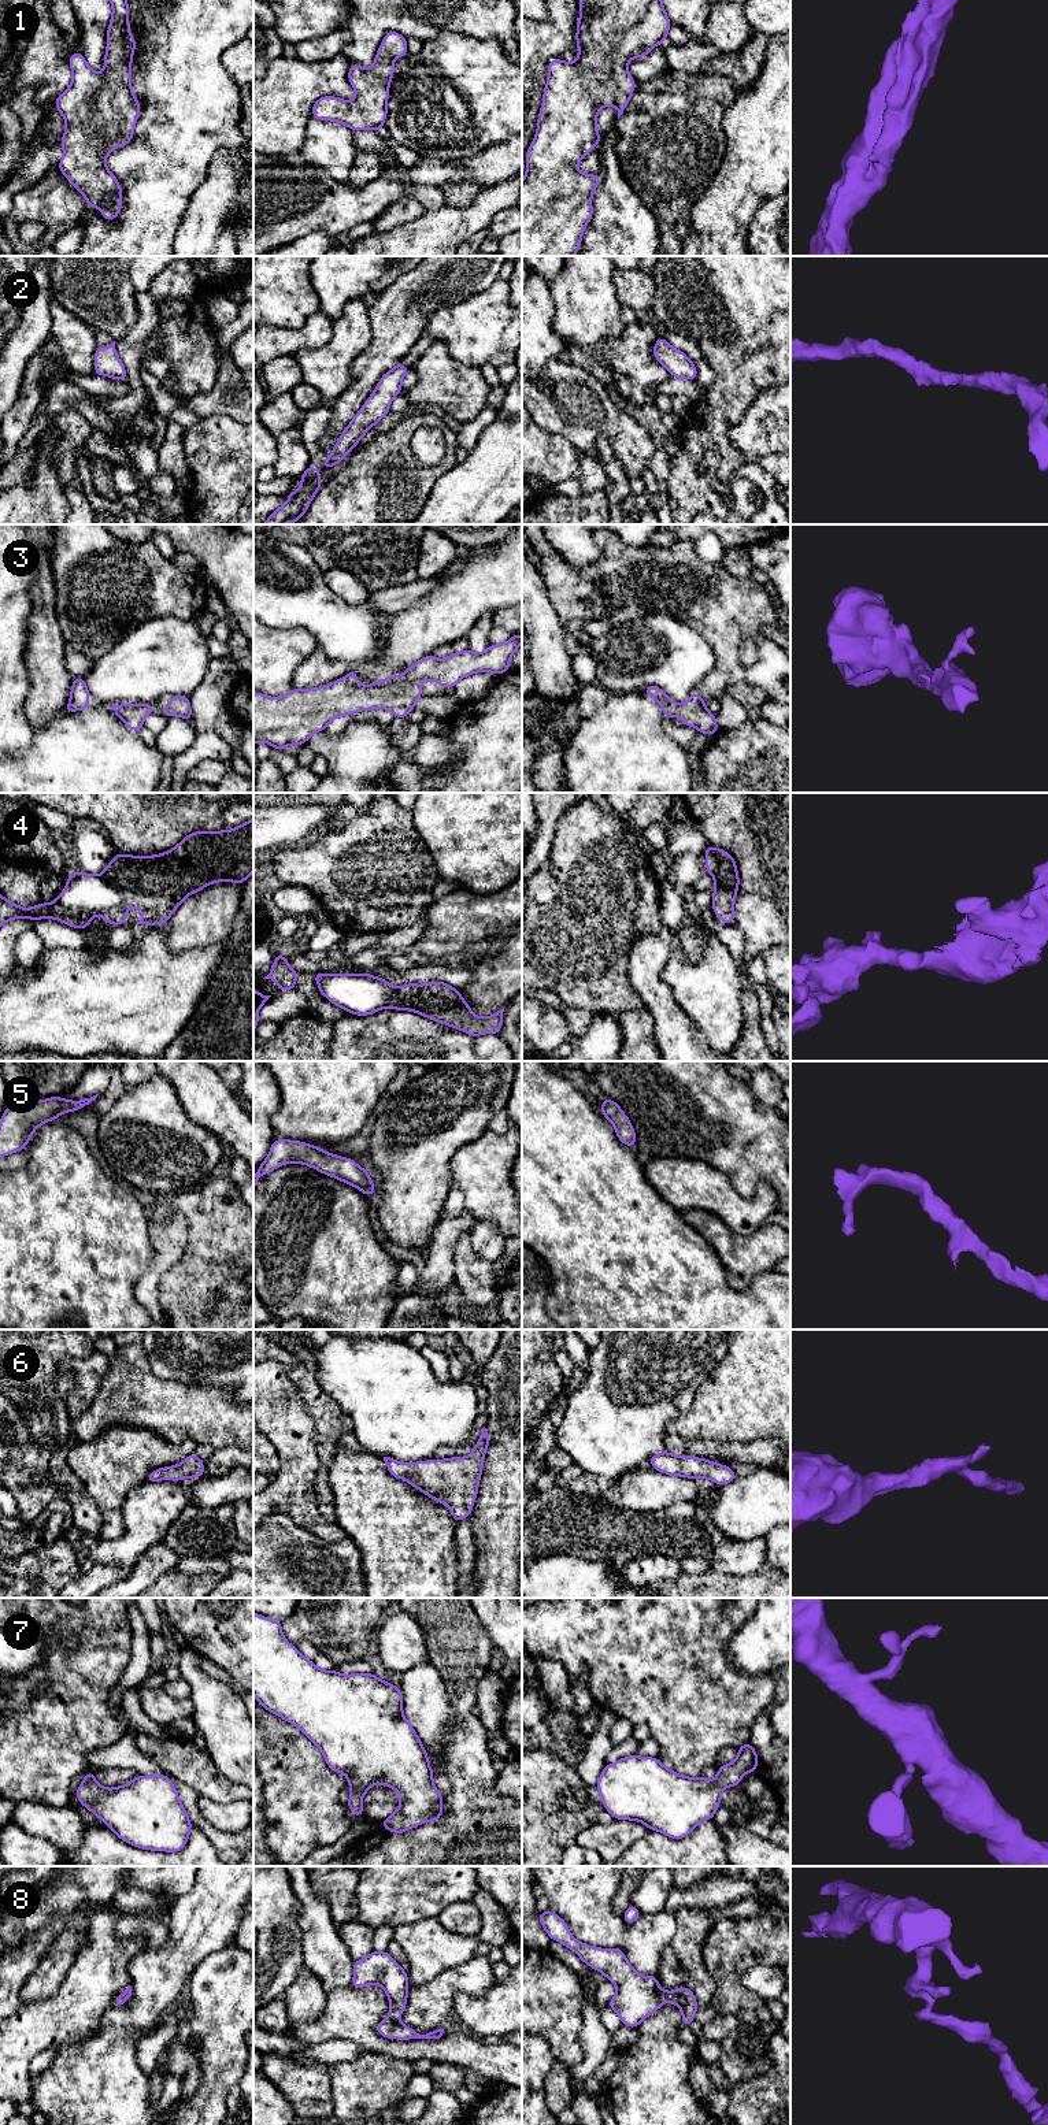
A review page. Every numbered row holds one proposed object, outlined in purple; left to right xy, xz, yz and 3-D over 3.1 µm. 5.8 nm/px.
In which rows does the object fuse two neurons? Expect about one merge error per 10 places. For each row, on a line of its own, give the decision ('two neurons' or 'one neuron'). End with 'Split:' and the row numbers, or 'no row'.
1: one neuron
2: one neuron
3: one neuron
4: one neuron
5: one neuron
6: one neuron
7: one neuron
8: one neuron
Split: no row

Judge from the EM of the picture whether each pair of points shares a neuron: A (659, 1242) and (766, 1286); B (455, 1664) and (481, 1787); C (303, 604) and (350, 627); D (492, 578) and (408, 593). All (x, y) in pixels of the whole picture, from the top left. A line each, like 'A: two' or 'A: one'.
A: one
B: one
C: one
D: two

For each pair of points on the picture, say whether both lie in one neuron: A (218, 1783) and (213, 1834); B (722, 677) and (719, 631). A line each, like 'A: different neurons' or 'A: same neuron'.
A: different neurons
B: same neuron

